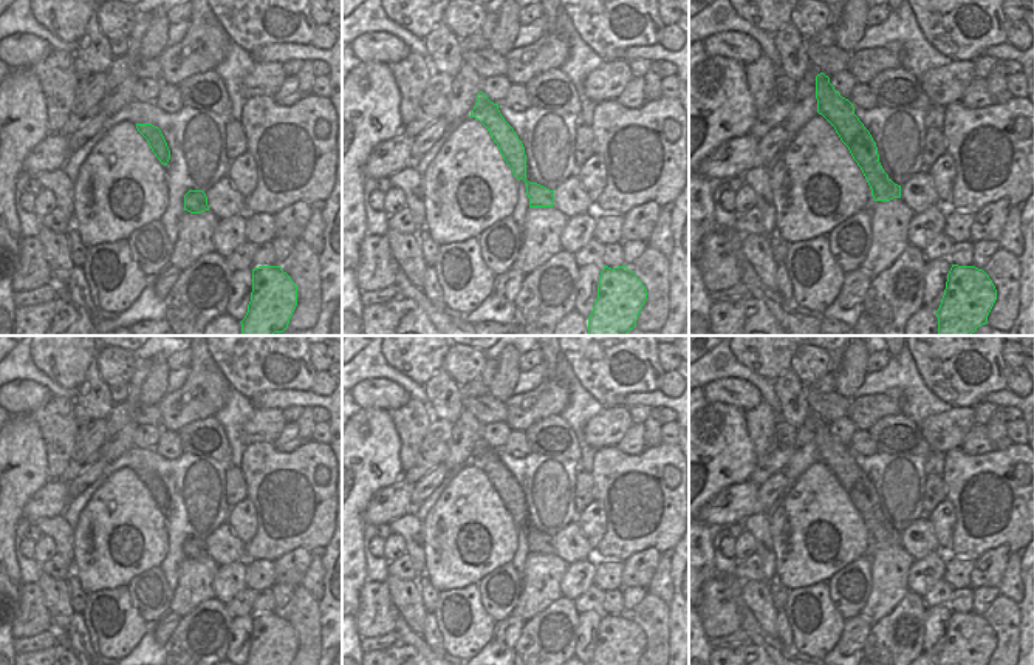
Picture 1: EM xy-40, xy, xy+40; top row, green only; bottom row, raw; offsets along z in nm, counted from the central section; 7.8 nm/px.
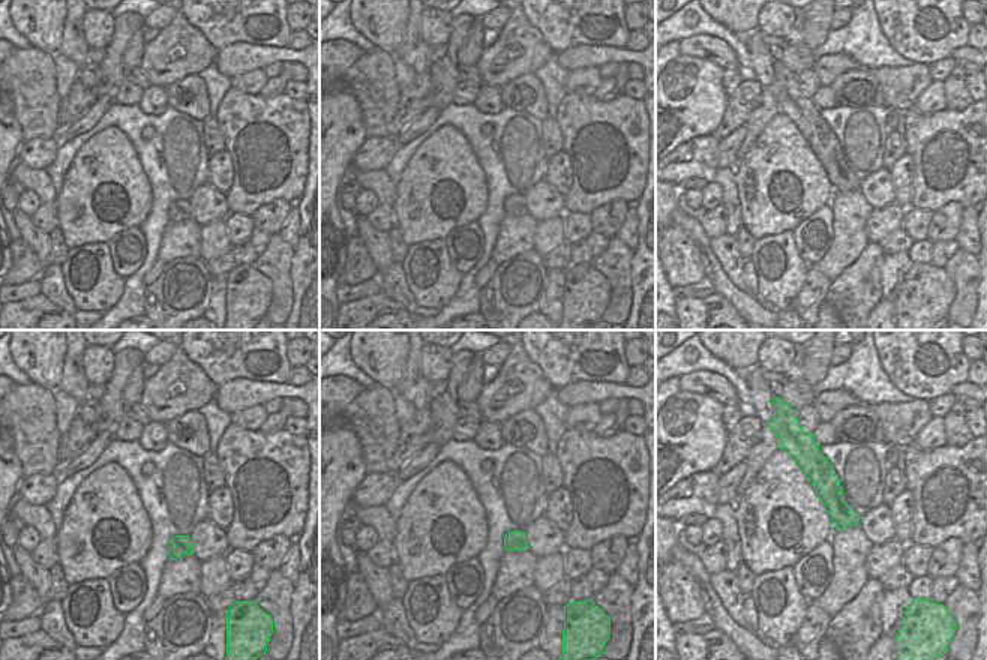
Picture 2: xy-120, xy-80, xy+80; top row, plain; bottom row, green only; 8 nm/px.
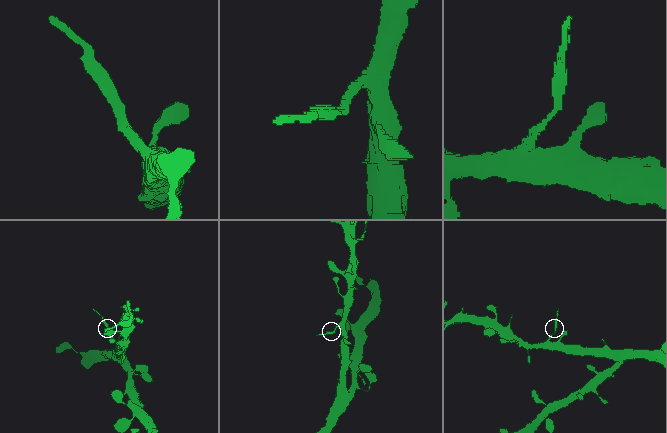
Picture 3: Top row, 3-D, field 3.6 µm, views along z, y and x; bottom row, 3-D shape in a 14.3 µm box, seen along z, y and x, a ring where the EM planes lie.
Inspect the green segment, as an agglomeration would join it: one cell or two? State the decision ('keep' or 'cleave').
cleave

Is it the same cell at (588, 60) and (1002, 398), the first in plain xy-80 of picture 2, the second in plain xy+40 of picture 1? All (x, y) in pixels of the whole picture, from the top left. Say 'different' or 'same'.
same

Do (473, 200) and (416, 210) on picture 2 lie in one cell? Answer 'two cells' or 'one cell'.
one cell

